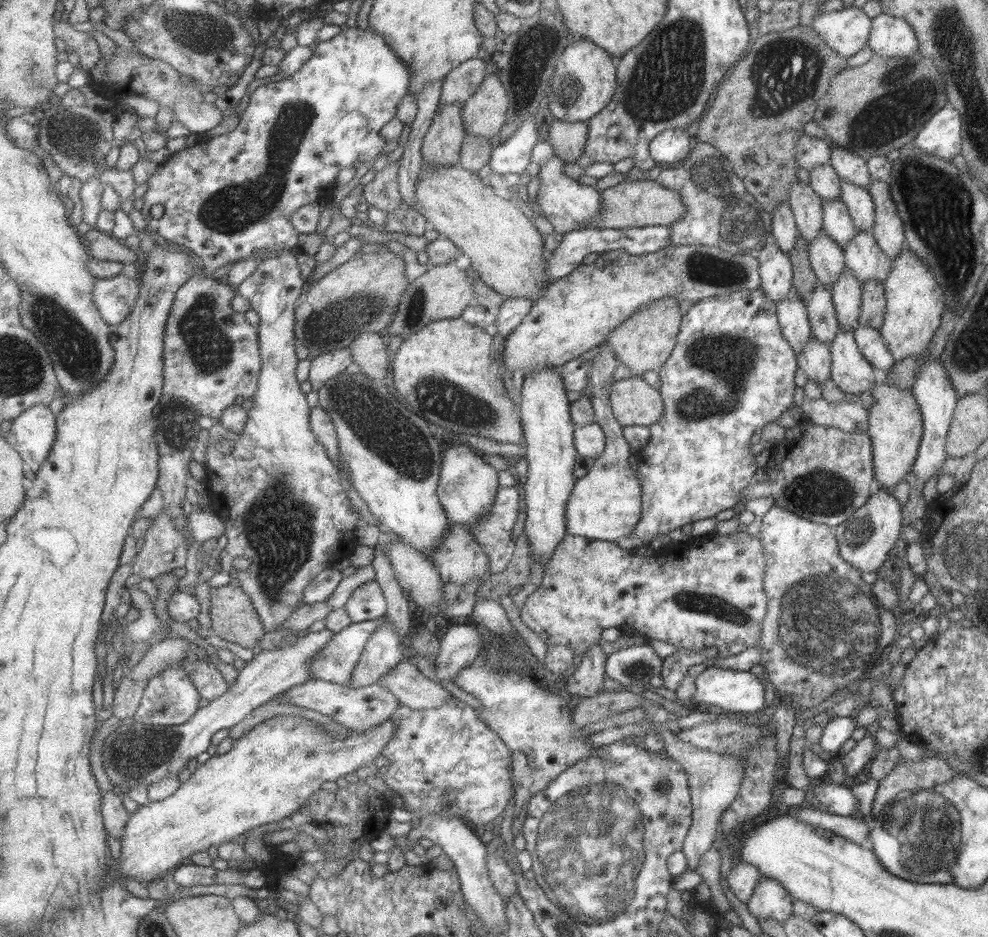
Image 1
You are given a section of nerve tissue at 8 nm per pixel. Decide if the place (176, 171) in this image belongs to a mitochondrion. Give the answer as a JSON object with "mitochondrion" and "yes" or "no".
{"mitochondrion":"no"}

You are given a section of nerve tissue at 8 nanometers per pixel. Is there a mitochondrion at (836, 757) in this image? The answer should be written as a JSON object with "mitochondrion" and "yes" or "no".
{"mitochondrion":"no"}

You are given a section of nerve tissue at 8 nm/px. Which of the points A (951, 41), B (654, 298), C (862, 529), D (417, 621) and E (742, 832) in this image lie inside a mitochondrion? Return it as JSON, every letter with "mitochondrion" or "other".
{"A":"mitochondrion","B":"other","C":"mitochondrion","D":"other","E":"other"}

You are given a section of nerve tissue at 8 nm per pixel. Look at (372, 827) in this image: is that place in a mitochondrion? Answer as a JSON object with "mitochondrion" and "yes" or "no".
{"mitochondrion":"no"}

